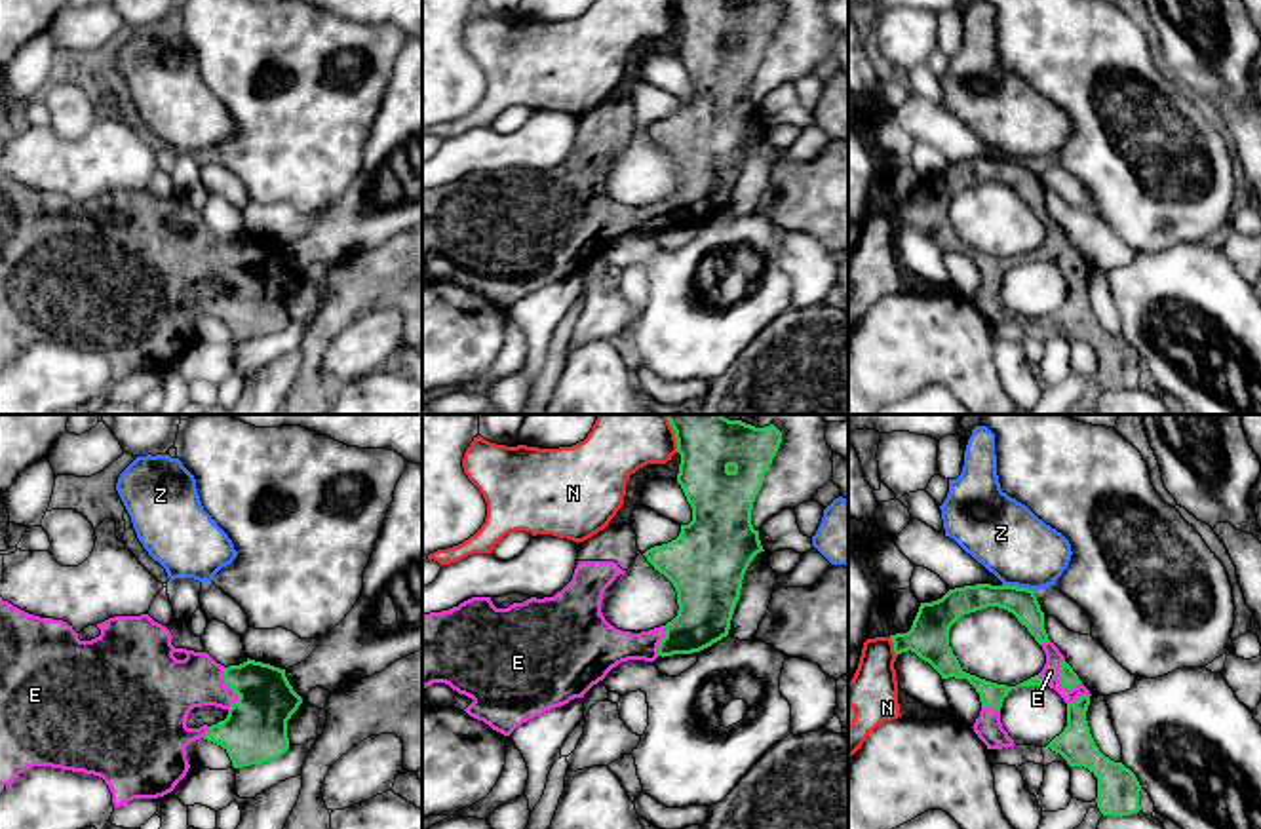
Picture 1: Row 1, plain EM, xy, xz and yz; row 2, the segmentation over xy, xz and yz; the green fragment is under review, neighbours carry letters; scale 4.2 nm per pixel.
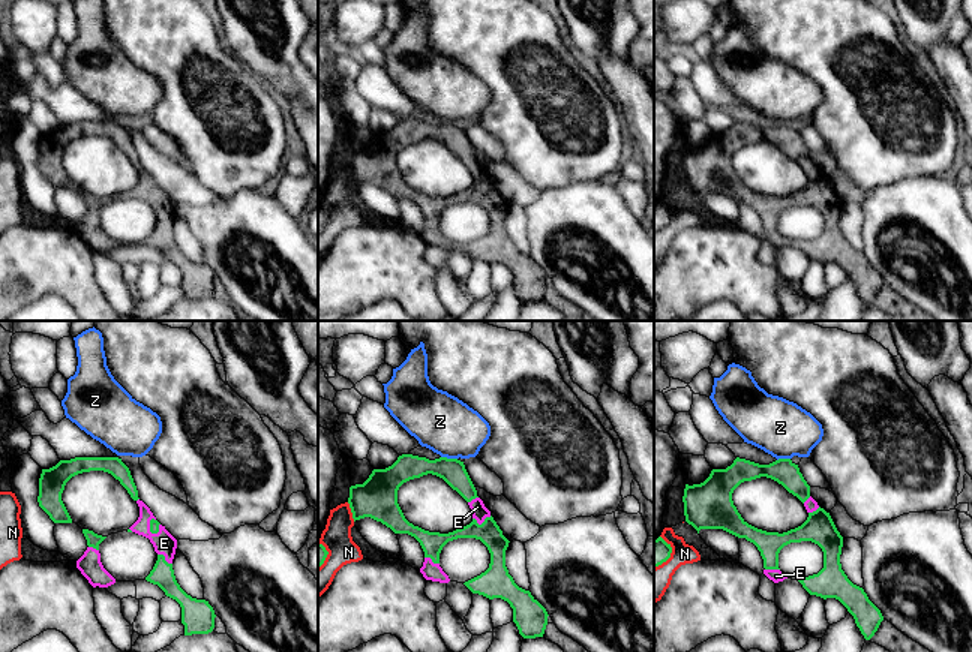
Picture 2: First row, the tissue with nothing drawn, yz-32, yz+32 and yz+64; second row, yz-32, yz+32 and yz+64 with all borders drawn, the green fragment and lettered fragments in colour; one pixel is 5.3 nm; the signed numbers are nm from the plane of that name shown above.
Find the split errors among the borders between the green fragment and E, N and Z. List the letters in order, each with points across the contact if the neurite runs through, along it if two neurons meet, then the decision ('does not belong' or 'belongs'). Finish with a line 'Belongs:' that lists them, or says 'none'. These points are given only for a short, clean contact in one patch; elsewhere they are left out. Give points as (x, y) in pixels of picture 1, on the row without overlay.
E: belongs
N: does not belong
Z: border yz (1003, 156), (1026, 160), (1033, 166); does not belong
Belongs: E

